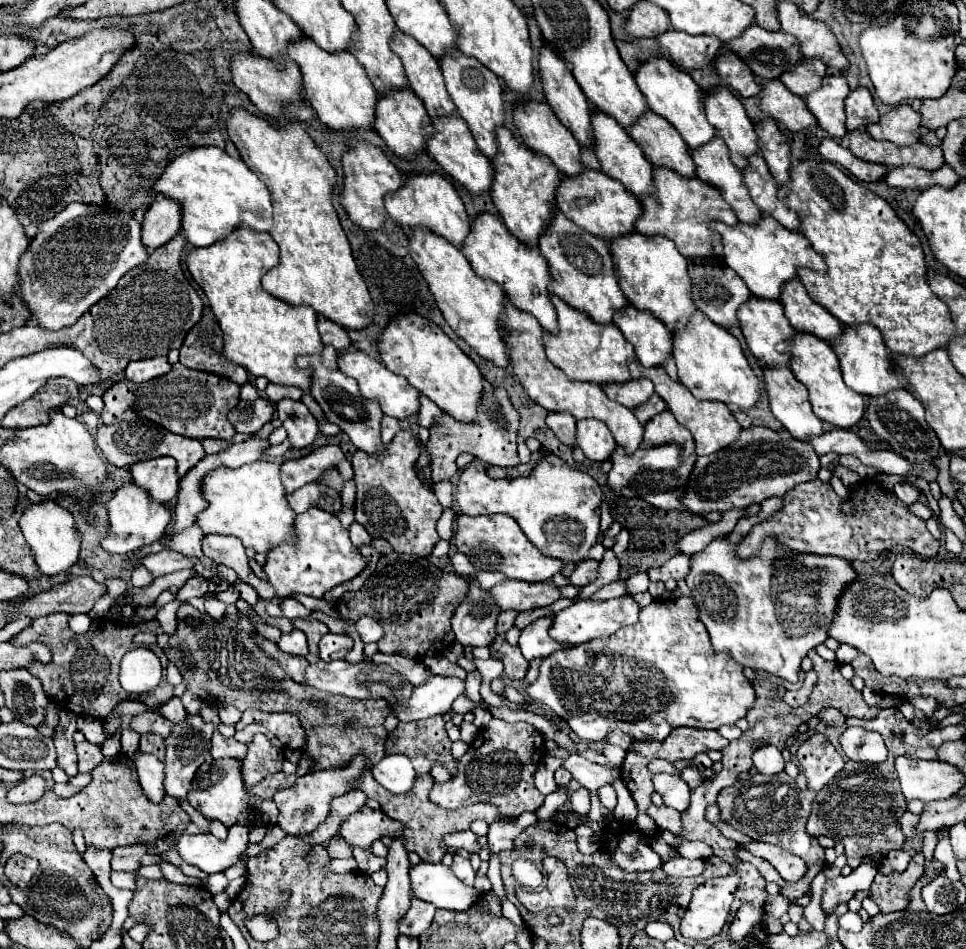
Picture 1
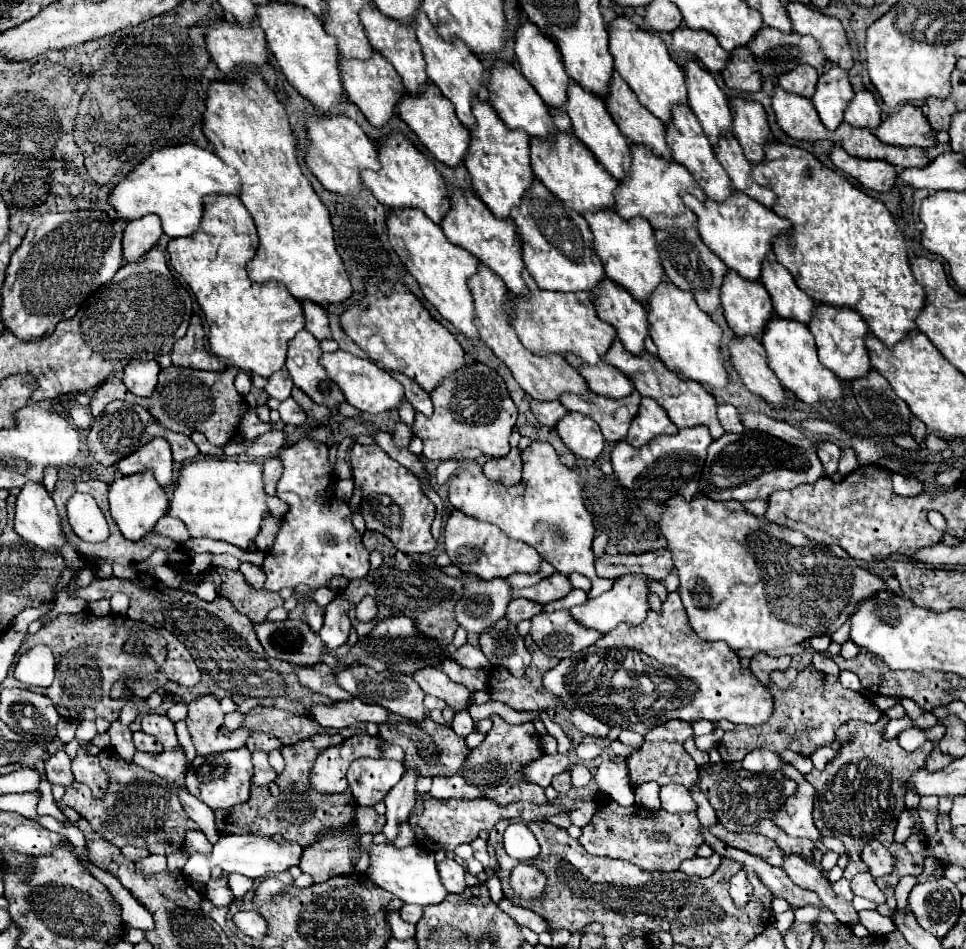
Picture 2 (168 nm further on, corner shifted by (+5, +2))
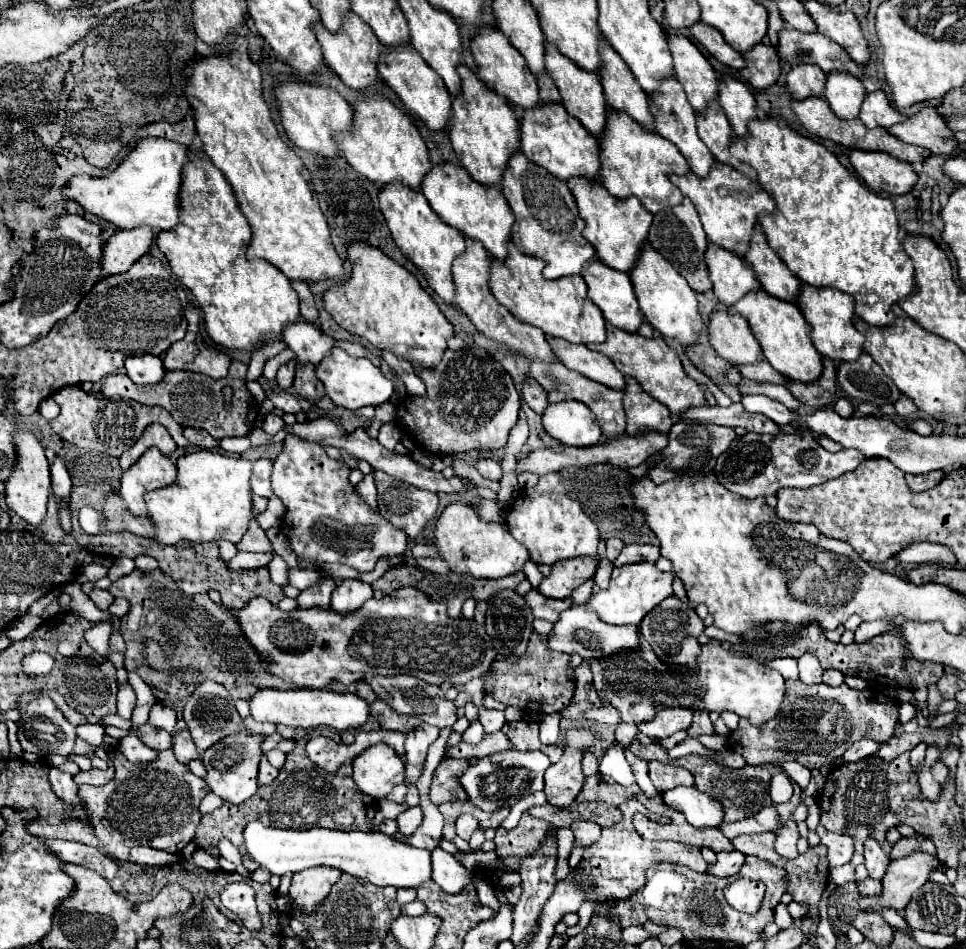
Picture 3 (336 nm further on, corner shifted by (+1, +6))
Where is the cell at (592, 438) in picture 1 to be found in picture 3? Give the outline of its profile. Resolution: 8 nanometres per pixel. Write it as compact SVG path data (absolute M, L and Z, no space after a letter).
M578 400L550 404L542 414L542 424L552 438L568 446L594 446L602 438L602 430L590 408Z

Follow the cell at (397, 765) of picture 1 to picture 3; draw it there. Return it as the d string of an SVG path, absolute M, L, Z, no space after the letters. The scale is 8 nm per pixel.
M374 744L364 750L352 762L352 768L356 786L376 800L382 800L404 780L404 762L386 744Z

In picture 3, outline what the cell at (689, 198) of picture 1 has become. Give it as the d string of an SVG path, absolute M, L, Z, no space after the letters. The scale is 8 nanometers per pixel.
M610 110L608 114L606 132L600 138L600 162L604 172L602 184L612 196L620 200L636 196L652 214L658 214L662 208L680 206L684 200L682 192L670 182L668 174L688 174L690 166L686 158L666 138L644 132L644 128L640 128L634 120L620 116L620 112Z

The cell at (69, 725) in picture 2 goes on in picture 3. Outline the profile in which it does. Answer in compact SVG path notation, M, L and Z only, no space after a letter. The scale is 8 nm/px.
M84 724L76 728L76 734L84 738L93 748L100 748L103 745L104 728L99 724Z

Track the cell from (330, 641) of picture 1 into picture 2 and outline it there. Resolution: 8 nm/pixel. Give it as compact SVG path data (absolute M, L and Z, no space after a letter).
M336 596L328 606L326 606L326 616L324 616L324 626L318 632L320 638L326 642L330 650L342 646L348 640L348 632L352 628L350 618L348 618L350 604L342 596Z

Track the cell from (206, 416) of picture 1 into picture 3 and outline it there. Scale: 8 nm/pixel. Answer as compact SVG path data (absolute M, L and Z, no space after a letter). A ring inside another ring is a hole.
M232 362L228 376L220 378L220 380L208 378L206 374L188 372L188 370L168 370L164 374L162 382L154 384L152 388L140 388L138 384L132 384L132 380L128 380L126 374L116 372L102 380L100 394L104 398L122 396L122 398L132 398L146 406L160 406L160 408L168 410L180 426L200 428L200 430L206 430L212 438L222 440L226 436L250 434L250 430L254 428L254 422L258 418L258 402L252 398L252 394L246 388L244 372L246 372L246 364L242 364L242 362ZM228 386L232 388L230 402L226 402L226 398L222 394L222 390Z

